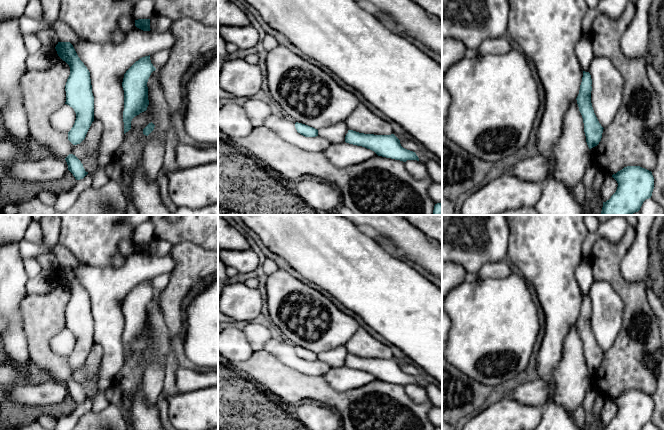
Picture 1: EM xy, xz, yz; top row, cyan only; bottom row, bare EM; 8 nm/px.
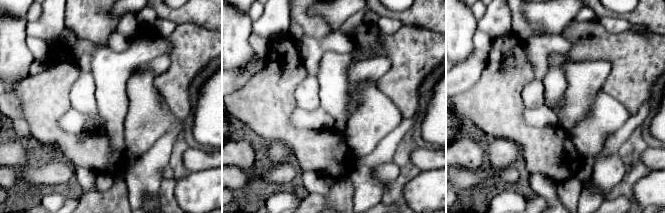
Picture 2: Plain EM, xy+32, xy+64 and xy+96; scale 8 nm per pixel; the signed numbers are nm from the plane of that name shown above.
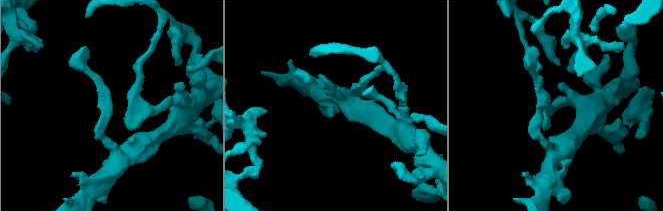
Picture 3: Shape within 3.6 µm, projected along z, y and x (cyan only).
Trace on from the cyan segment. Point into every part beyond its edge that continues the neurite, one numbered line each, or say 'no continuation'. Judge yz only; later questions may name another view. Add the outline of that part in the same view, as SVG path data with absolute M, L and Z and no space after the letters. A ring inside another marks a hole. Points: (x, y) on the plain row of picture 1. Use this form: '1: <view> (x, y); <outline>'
no continuation

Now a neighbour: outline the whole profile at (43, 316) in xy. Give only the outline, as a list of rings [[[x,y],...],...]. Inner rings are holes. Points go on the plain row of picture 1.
[[[59,280],[48,293],[28,294],[20,304],[22,328],[27,339],[30,359],[37,367],[47,371],[53,380],[65,383],[69,378],[73,378],[81,384],[87,379],[85,363],[80,368],[73,369],[68,364],[68,357],[56,354],[50,347],[50,340],[66,326],[65,309],[69,299],[69,289]]]

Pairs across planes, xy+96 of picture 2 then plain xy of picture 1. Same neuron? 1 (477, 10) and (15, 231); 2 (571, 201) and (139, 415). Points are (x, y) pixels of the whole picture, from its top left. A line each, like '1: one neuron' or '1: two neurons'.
1: two neurons
2: two neurons

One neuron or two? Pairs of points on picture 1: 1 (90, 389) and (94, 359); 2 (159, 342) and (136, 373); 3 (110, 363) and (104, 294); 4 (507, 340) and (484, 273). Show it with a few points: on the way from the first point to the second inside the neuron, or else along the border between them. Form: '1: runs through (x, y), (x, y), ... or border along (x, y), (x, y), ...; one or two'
1: runs through (90, 382), (92, 366); one
2: runs through (159, 350), (144, 365); one
3: runs through (110, 346), (106, 311); one
4: border along (509, 274), (504, 277), (478, 279); two

